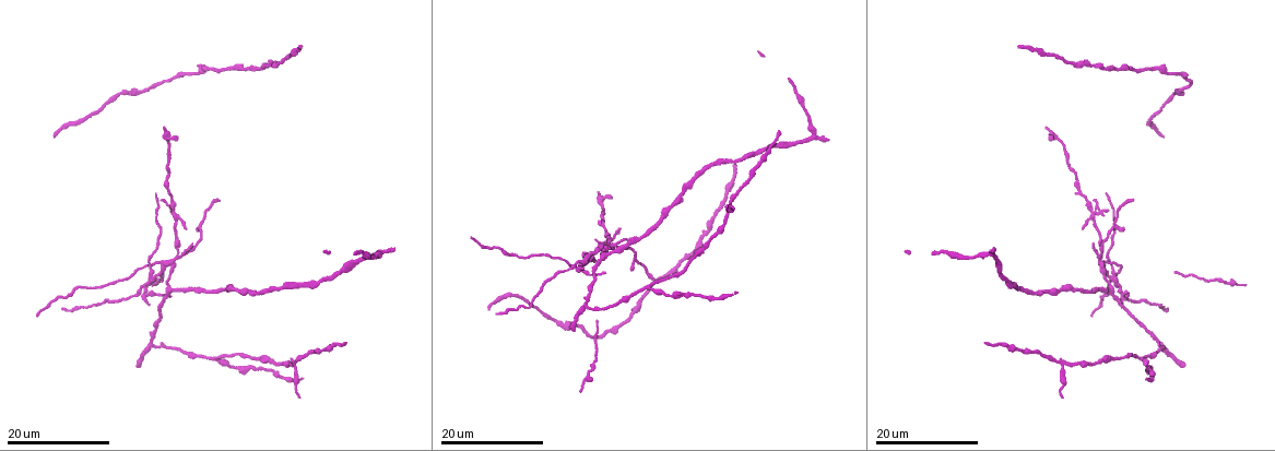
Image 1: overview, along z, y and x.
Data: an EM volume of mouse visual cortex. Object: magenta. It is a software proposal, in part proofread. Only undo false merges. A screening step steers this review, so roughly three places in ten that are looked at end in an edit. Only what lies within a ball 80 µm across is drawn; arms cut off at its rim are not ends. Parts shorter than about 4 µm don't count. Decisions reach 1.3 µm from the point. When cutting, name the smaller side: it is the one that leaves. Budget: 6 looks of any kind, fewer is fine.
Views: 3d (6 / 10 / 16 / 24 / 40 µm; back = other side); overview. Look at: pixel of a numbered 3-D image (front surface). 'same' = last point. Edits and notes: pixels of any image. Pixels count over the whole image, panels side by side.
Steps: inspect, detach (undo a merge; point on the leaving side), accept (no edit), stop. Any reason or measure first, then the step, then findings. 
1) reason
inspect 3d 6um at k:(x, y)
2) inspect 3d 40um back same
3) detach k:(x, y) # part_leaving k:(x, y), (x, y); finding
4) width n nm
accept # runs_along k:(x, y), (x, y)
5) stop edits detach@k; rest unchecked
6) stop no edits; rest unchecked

two arms in line, one across
inspect 3d 16um at 1:(584, 308)

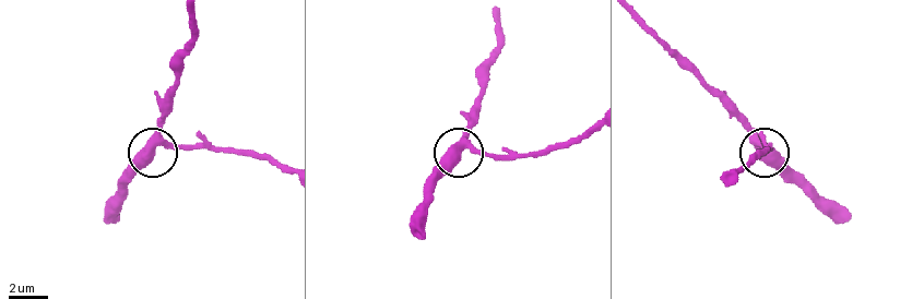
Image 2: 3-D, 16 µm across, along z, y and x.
zoom in
inspect 3d 10um at 2:(156, 144)

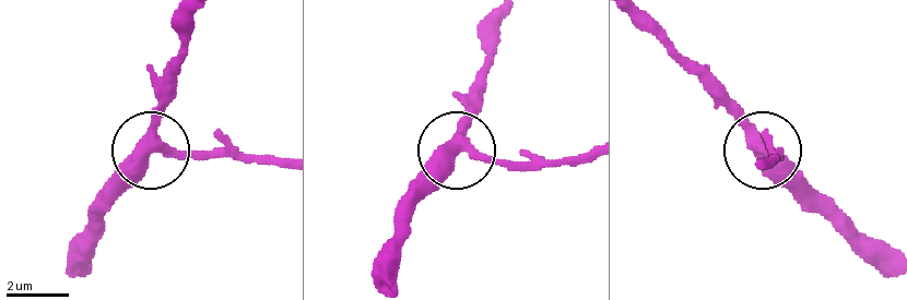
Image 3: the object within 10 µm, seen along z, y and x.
other side
inspect 3d 10um back at 3:(152, 151)

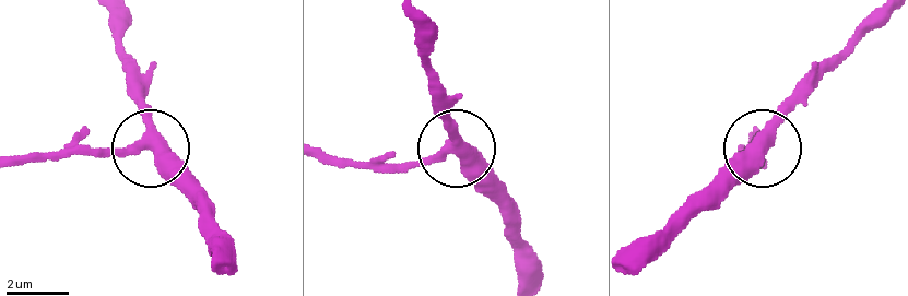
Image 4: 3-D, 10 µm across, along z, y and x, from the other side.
accept # one neuron here

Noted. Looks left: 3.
looks like a crossing
inspect 3d 16um at 1:(611, 247)

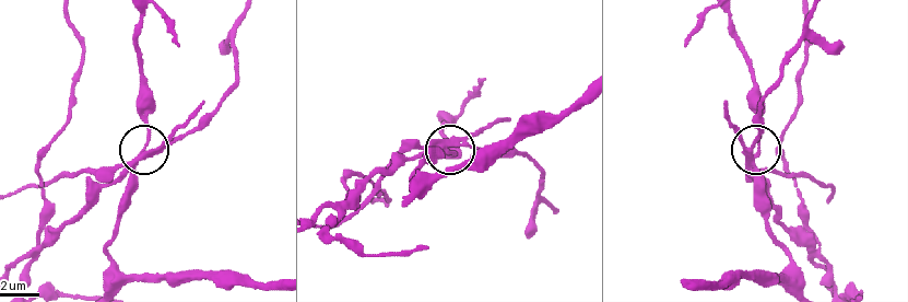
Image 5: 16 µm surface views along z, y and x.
inspect 3d 10um at 5:(146, 145)

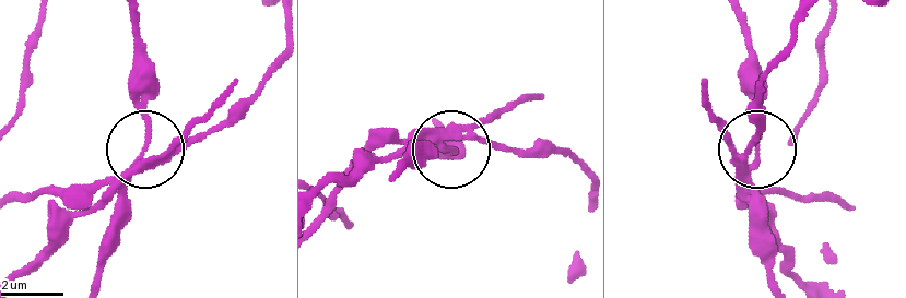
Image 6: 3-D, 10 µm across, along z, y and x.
detach 6:(80, 185) # part_leaving 6:(121, 178), (14, 194); a second neuron is stuck on

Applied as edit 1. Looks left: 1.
stop edits detach@6; rest unchecked

